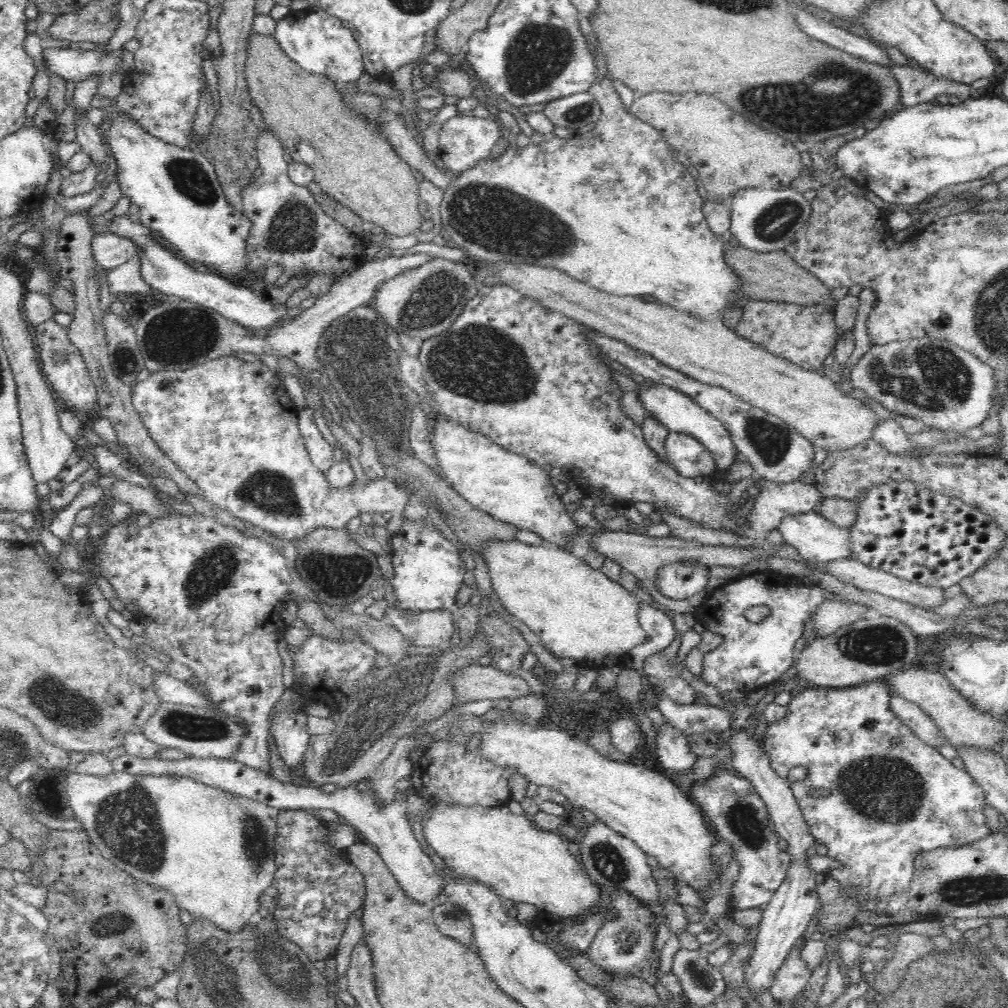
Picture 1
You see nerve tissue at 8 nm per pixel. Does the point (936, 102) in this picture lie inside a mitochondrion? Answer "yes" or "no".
no

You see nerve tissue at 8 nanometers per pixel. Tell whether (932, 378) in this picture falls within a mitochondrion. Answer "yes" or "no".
yes

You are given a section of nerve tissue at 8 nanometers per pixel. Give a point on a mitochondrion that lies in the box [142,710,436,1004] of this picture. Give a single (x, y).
(275, 960)

